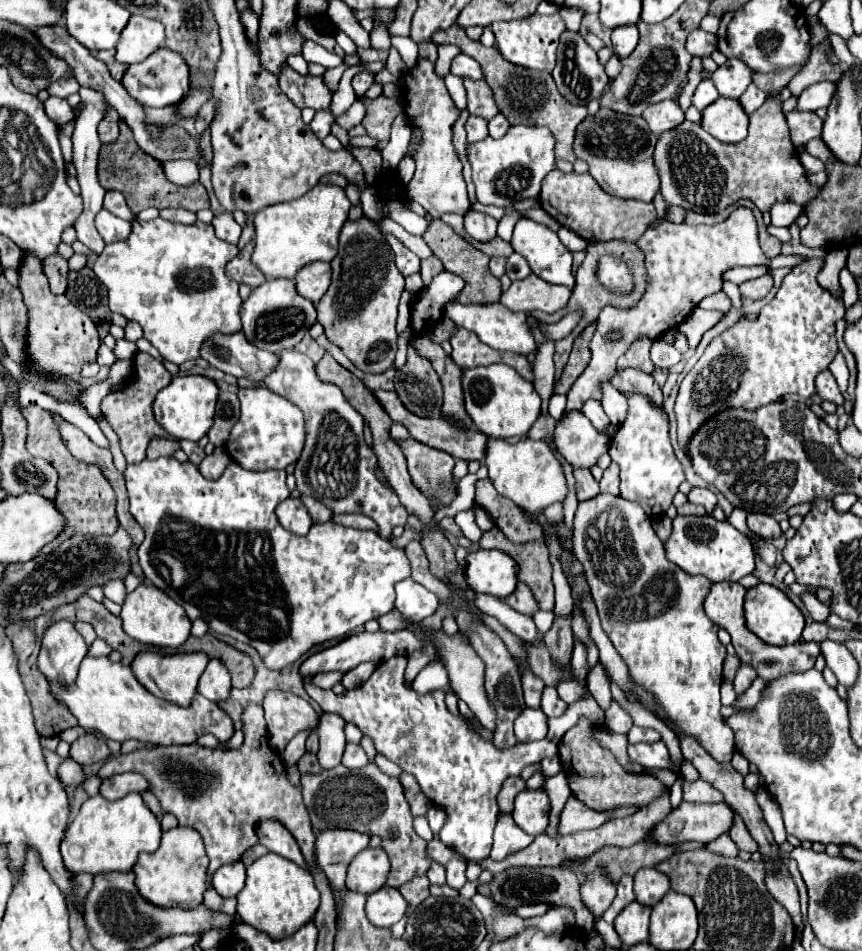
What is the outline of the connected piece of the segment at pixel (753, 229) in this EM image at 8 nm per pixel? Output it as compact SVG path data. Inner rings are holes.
M738 207L732 215L718 225L684 225L684 223L662 223L656 229L646 229L646 233L636 241L638 249L646 257L646 291L642 299L628 307L620 309L606 305L598 317L598 329L590 341L592 361L584 373L576 379L568 391L566 409L582 409L586 399L600 399L600 381L608 381L614 375L616 359L628 349L628 345L638 335L658 337L670 329L676 329L698 303L722 289L722 273L736 265L768 265L770 269L778 267L796 267L808 261L802 255L778 255L776 259L766 259L758 243L758 227L752 209ZM610 333L620 333L618 339L610 341Z

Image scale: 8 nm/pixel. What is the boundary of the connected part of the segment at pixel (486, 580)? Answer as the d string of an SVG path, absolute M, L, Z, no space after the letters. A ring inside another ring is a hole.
M478 549L466 557L466 583L476 593L488 593L494 597L508 597L518 583L516 561L504 551Z

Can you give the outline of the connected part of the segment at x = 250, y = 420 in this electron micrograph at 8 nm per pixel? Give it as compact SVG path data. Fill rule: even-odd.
M266 385L238 389L240 399L240 419L232 427L228 441L224 443L230 457L244 469L266 471L266 469L286 469L290 463L296 463L304 447L304 417L302 411L266 389Z

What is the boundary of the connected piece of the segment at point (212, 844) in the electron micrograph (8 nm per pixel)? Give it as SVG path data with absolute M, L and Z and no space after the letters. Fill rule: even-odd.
M248 705L242 721L246 725L246 739L238 749L210 749L198 743L190 745L156 745L128 755L110 759L100 767L96 777L110 773L140 771L150 781L150 791L158 797L164 811L176 815L180 825L200 831L204 837L206 853L210 857L210 875L224 863L238 861L242 853L258 845L256 825L260 821L280 821L298 841L308 865L314 853L314 831L308 811L302 803L300 789L290 785L286 769L274 749L268 745L264 711L258 705ZM264 733L264 747L262 747ZM278 757L278 759L276 759ZM278 771L278 781L274 779Z

